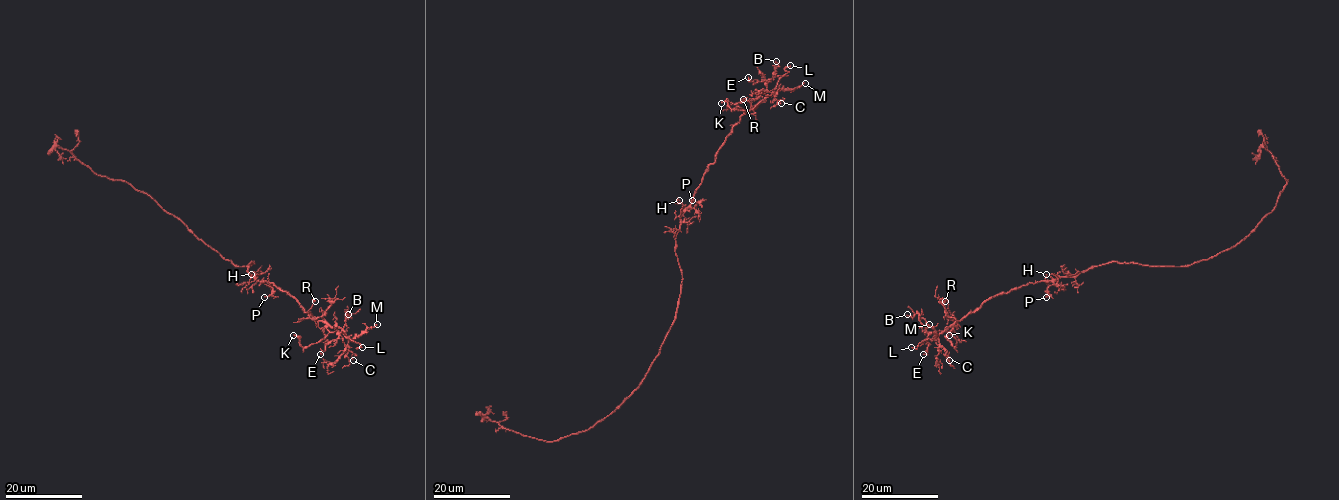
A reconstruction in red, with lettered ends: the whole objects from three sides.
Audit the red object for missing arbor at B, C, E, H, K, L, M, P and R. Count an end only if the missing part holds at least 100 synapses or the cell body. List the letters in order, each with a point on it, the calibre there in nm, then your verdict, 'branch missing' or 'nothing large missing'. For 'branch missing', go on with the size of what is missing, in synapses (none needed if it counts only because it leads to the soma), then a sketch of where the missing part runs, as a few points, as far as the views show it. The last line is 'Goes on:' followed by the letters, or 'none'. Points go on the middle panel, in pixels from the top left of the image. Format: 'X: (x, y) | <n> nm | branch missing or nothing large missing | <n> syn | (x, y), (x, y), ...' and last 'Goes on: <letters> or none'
B: (776, 61) | 110 nm | nothing large missing
C: (781, 103) | 150 nm | nothing large missing
E: (748, 77) | 130 nm | nothing large missing
H: (679, 200) | 130 nm | nothing large missing
K: (721, 103) | 150 nm | nothing large missing
L: (790, 65) | 160 nm | branch missing | (790, 65), (799, 60), (804, 48), (804, 36), (798, 32)
M: (805, 83) | 160 nm | nothing large missing
P: (692, 200) | 100 nm | nothing large missing
R: (743, 99) | 170 nm | nothing large missing
Goes on: L

